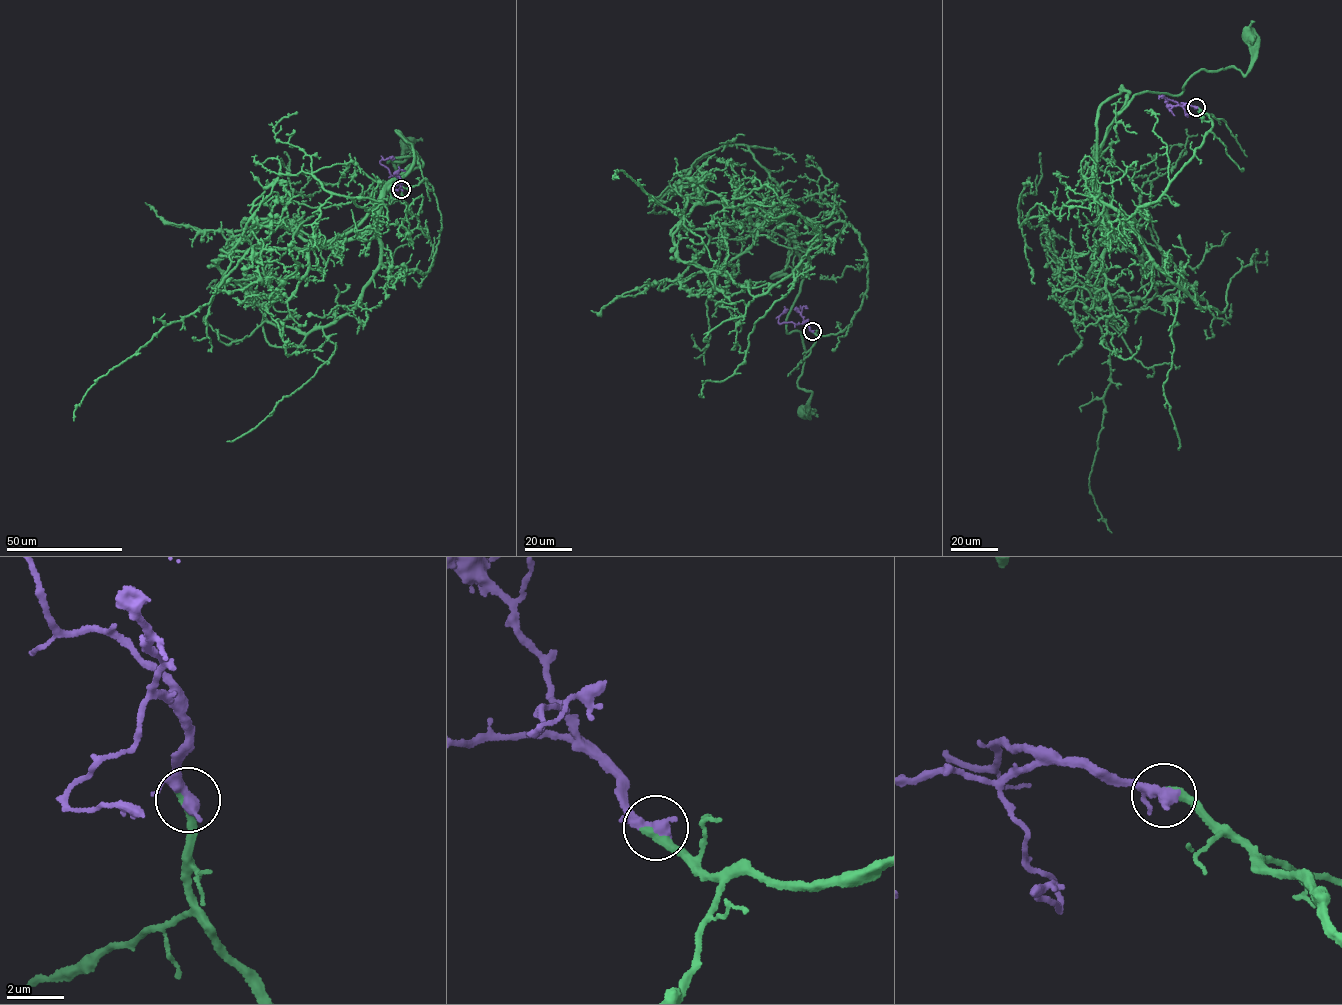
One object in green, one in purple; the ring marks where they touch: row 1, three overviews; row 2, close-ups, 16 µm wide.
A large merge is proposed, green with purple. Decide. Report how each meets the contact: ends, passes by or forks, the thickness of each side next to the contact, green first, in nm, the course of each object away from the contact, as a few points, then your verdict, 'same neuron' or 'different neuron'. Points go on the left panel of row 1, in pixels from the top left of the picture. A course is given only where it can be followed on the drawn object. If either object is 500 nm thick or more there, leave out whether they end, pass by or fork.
green ends; purple passes by; calibres 400 and 360 nm; course green (401, 189), (422, 274), (383, 266), (376, 227), (422, 165), (397, 179), (406, 143); course purple (401, 189), (399, 178), (391, 175), (380, 162), (391, 158); same neuron

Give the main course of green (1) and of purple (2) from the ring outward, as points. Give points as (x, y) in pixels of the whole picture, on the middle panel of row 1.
1: (812, 331), (851, 323), (866, 254), (844, 222), (787, 211), (809, 263), (785, 328), (803, 344), (804, 411)
2: (812, 331), (803, 323), (778, 323), (784, 307)

